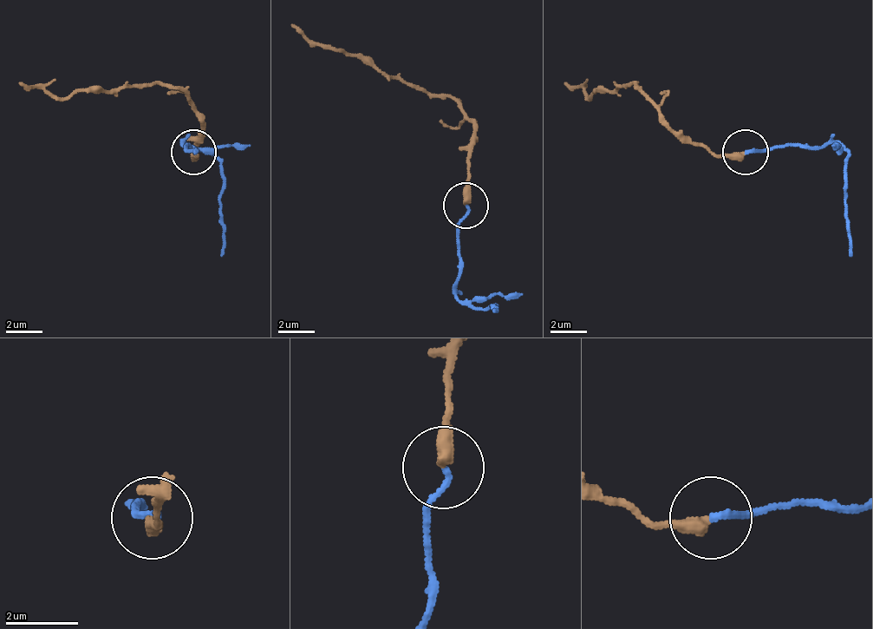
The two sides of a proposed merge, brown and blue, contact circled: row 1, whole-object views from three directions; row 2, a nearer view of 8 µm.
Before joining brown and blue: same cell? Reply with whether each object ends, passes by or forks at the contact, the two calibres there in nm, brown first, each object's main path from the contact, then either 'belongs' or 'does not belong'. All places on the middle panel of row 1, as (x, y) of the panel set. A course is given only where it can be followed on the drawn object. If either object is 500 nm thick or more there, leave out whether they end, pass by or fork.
brown ends; blue ends; calibres 380 and 170 nm; course brown (465, 204), (474, 122), (446, 95), (415, 91), (352, 55), (324, 50), (293, 22); course blue (465, 204), (456, 295), (491, 304), (491, 313); belongs

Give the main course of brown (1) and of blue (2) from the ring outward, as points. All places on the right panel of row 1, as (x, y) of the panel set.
1: (744, 151), (713, 155), (672, 128), (662, 114), (631, 83), (595, 92), (590, 96), (563, 83)
2: (744, 151), (835, 141), (843, 165), (853, 255)

